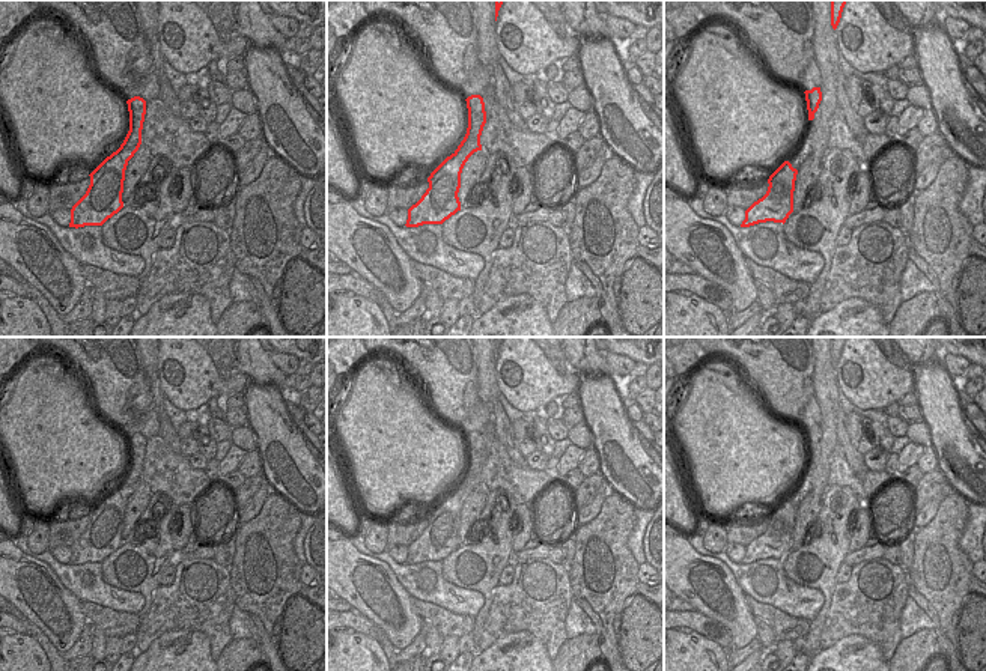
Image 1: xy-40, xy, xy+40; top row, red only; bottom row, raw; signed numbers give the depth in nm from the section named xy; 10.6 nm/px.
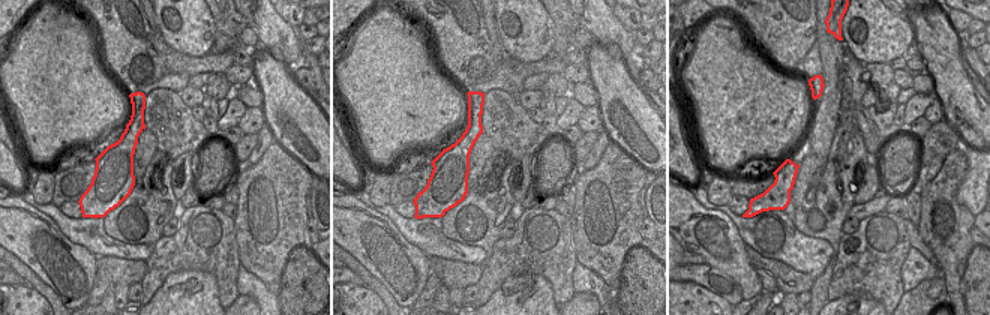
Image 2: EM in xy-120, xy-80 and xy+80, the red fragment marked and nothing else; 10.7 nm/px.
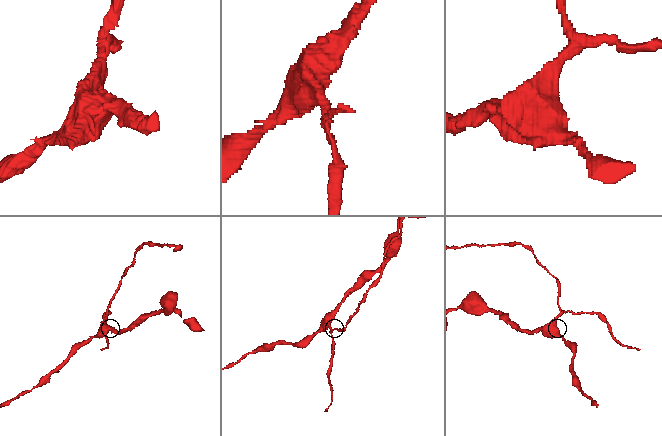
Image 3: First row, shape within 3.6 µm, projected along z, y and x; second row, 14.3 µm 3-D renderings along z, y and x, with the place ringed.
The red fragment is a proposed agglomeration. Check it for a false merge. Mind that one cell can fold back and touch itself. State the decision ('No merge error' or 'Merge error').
Merge error.

